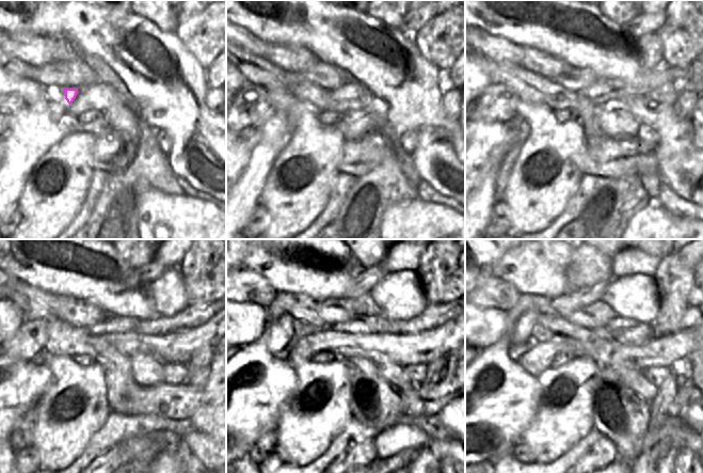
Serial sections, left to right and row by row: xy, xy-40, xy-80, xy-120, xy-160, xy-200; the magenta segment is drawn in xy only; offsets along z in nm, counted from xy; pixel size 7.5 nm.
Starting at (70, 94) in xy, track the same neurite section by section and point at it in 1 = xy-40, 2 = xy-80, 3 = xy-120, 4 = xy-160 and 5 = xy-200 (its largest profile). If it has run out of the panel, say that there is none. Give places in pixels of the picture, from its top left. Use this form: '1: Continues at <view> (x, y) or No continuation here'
1: Continues at xy-40 (318, 98)
2: Continues at xy-80 (554, 96)
3: Continues at xy-120 (178, 347)
4: Continues at xy-160 (425, 347)
5: Continues at xy-200 (673, 348)

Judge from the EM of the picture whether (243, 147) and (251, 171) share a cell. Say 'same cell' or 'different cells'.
different cells

